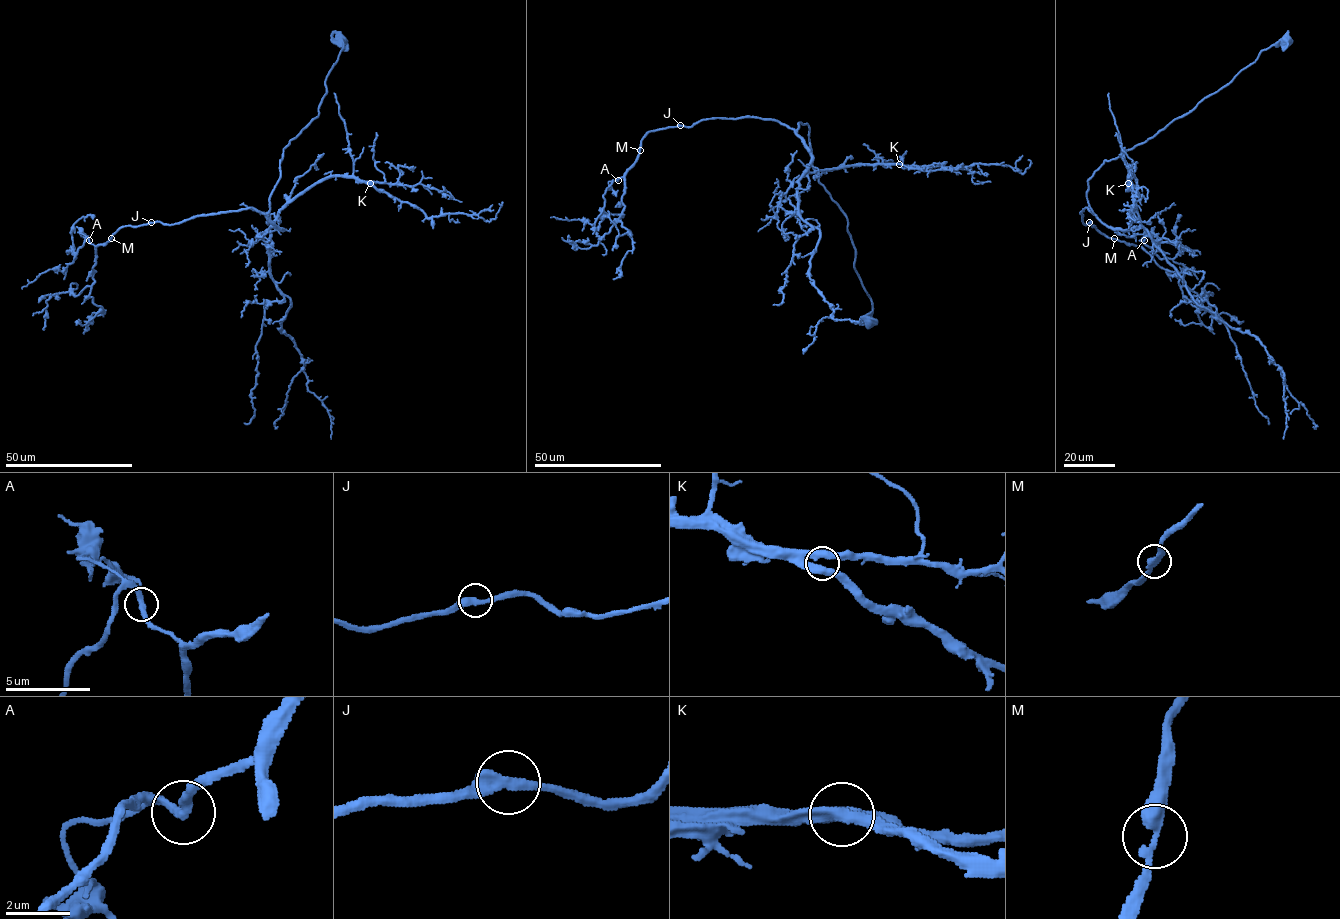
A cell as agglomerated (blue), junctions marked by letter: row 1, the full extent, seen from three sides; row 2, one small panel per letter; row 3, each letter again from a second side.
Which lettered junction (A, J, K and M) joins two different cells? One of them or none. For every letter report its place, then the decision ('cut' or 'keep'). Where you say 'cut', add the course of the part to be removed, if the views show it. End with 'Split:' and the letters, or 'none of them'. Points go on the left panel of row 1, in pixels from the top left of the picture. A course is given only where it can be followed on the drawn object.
A: (89, 240) | keep
J: (151, 222) | keep
K: (370, 183) | keep
M: (111, 238) | keep
Split: none of them

